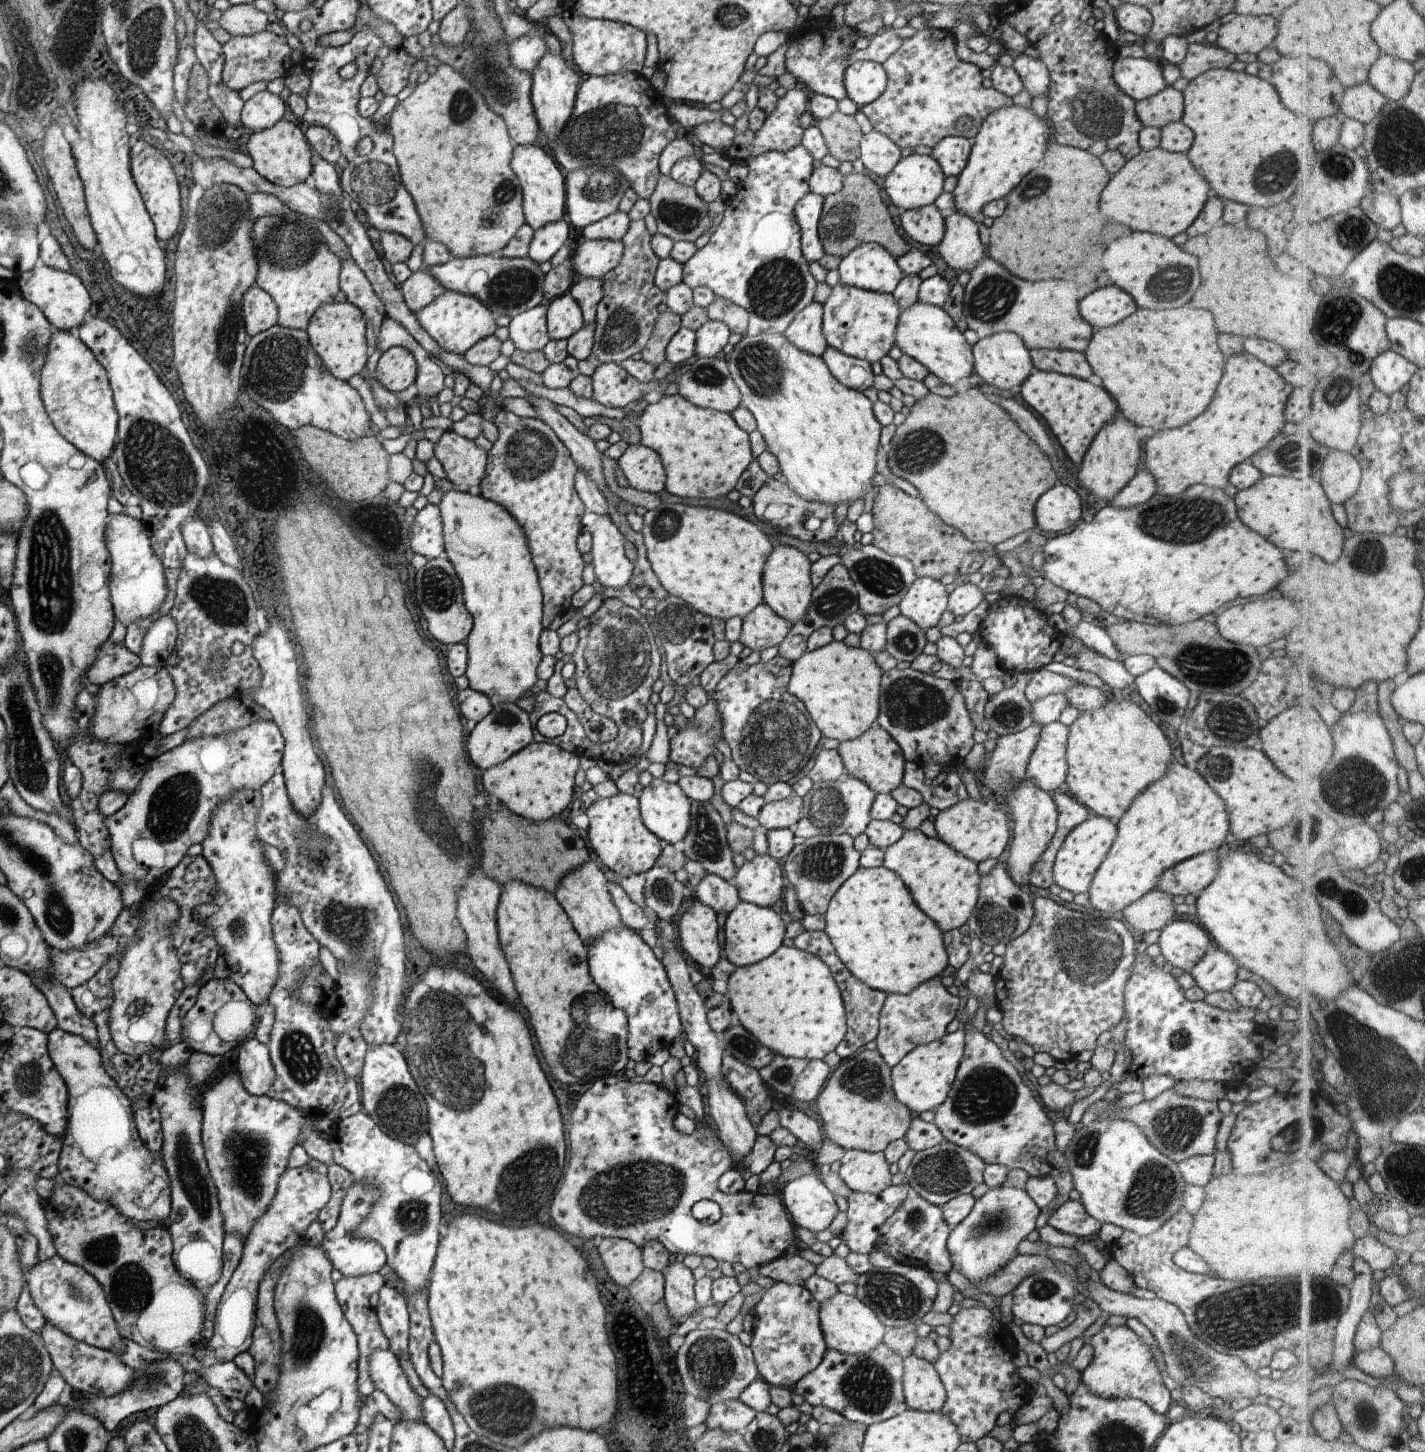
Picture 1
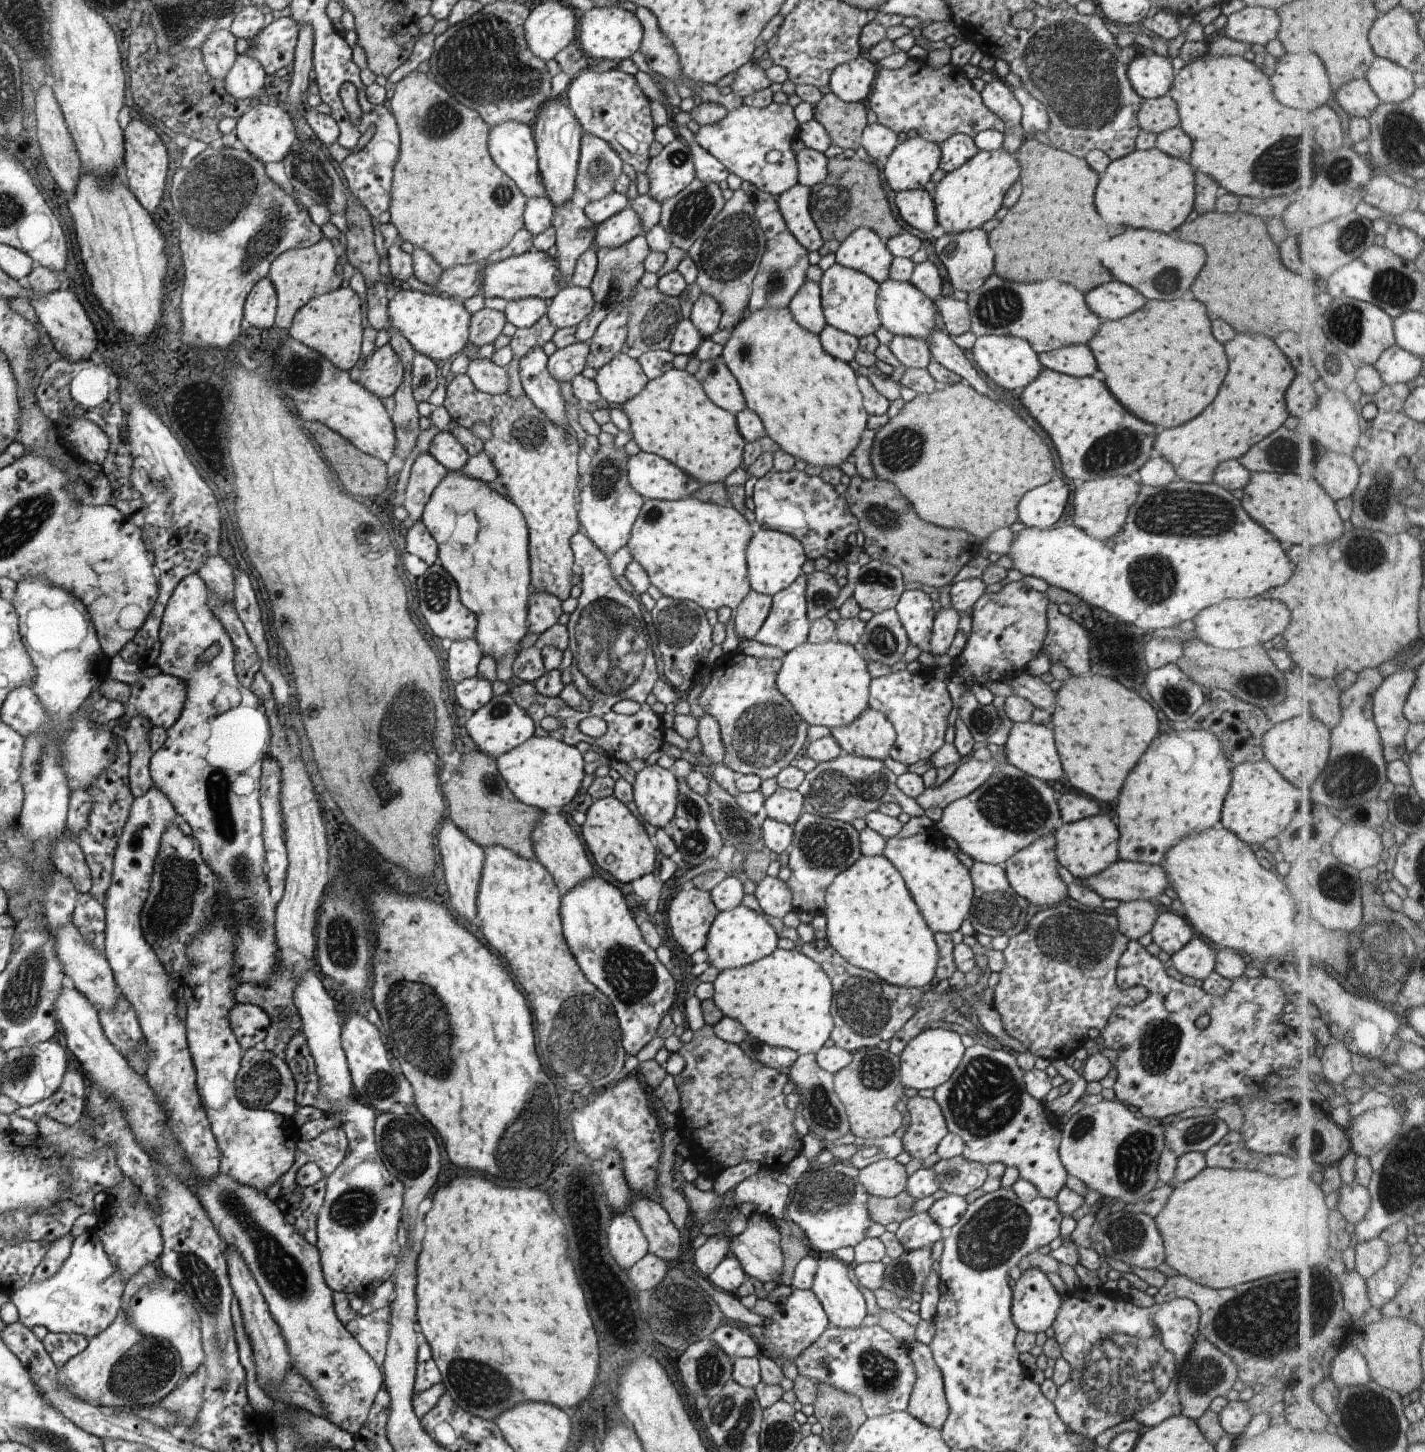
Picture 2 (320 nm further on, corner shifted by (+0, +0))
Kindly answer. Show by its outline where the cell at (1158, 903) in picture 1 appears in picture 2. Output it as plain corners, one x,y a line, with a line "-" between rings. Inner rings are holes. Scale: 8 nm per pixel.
1122,901
1116,909
1118,928
1129,941
1138,941
1151,932
1158,913
1150,901

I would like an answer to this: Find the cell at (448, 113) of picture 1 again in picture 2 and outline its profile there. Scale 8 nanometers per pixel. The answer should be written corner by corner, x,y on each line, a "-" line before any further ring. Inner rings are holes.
418,70
406,74
396,84
390,106
398,126
399,158
393,169
389,212
391,224
398,230
399,238
410,242
414,248
426,250
443,270
478,264
498,255
514,234
525,228
524,208
528,199
490,157
490,126
478,112
462,106
429,74

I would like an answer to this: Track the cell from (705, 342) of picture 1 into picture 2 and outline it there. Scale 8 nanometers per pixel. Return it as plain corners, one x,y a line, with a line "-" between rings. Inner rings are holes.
702,293
694,302
689,319
694,324
694,328
702,334
703,339
710,339
714,333
718,332
721,317
722,310
718,302
712,296

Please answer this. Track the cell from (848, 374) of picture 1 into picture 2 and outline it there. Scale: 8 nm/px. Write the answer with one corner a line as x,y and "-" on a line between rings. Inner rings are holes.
826,325
818,336
822,348
830,356
846,363
856,358
859,350
859,340
856,337
830,325

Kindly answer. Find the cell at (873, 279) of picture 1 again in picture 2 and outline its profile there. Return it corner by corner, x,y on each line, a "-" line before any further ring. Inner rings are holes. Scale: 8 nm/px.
859,227
840,244
836,263
866,274
876,283
886,282
895,259
876,232

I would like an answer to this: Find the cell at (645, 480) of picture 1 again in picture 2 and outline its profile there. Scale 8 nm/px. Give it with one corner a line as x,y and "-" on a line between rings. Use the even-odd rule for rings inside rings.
644,451
629,456
626,470
630,486
645,500
681,500
702,486
660,455

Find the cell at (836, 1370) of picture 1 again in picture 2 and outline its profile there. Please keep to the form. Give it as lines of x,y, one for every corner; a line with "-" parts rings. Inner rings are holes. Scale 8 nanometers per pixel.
879,1325
842,1329
828,1327
795,1360
799,1375
817,1383
826,1382
846,1394
854,1394
868,1419
907,1411
916,1383
909,1345
898,1341

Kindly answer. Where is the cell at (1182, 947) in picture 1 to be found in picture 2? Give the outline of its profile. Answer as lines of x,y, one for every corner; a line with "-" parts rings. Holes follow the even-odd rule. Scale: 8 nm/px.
1160,912
1151,933
1153,942
1172,956
1194,938
1192,931
1184,917
1174,912

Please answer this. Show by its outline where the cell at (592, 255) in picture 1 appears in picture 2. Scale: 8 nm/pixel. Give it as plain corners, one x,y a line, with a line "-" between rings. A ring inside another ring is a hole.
631,207
624,208
622,212
614,214
602,224
596,226
594,247
618,248
622,244
628,244
632,238
642,232
642,220

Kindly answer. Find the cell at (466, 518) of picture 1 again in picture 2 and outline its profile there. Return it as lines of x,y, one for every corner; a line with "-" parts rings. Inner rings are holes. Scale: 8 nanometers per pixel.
448,471
448,474
444,476
442,482
436,486
436,490
432,492
432,496
430,496
430,500
428,500
426,508
424,508
421,518
422,522
424,522
426,527
430,530
430,533
433,534
433,538
437,541
437,544
442,544
442,552
438,552
437,557
440,558
440,565
444,566
446,572
454,576
457,588
460,590
462,604
465,604
466,609
470,610
470,612
472,612
477,618
477,628
474,632
473,639
478,642
478,646
480,646
480,650
482,650
482,656
491,657
496,664
498,664
500,660
506,659
507,654
509,654
509,656
511,654
516,654
522,639
526,636
526,634
528,634
528,602
530,602
530,594
532,592
531,565
529,558
529,533
527,523
522,515
522,512
520,512
513,502
506,500
504,496
498,494
496,490
492,490
492,488
490,488
487,483
482,482
482,480
476,480
474,478
470,478
470,476
464,476
464,474
460,471

